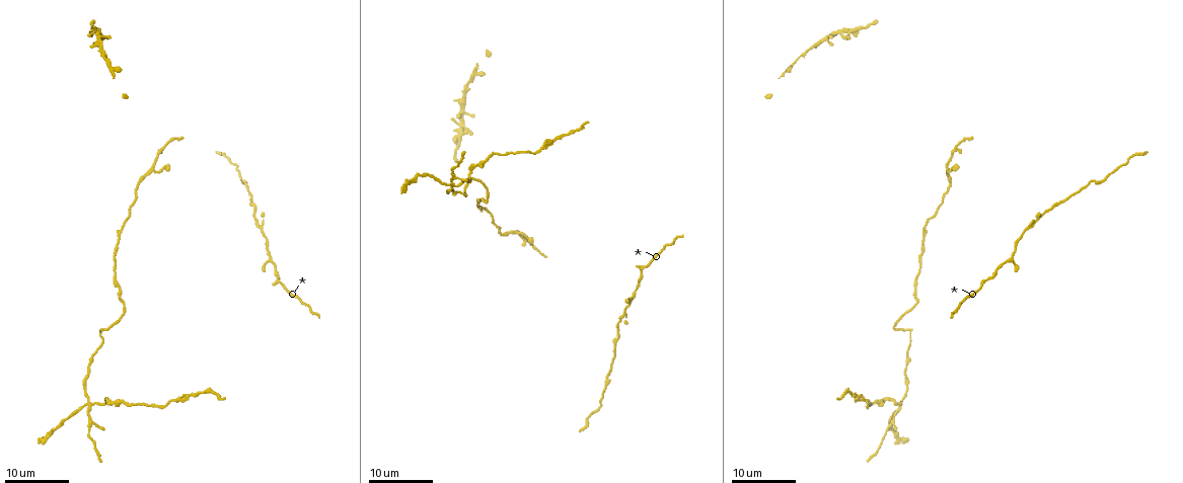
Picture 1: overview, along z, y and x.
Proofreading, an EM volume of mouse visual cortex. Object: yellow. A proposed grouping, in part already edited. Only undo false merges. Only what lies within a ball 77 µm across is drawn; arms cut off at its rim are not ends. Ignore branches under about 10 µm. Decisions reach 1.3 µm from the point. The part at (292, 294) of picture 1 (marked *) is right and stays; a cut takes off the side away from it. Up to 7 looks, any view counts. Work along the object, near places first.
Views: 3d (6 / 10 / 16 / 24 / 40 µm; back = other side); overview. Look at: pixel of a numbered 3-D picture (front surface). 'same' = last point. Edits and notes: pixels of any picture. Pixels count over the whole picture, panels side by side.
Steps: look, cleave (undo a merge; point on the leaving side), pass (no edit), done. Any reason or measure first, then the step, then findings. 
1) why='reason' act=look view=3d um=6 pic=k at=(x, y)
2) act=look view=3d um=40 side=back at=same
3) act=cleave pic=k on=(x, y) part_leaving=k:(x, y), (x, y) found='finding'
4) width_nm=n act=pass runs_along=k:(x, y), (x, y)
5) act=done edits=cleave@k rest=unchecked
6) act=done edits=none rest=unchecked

act=look view=3d um=16 pic=1 at=(987, 278)

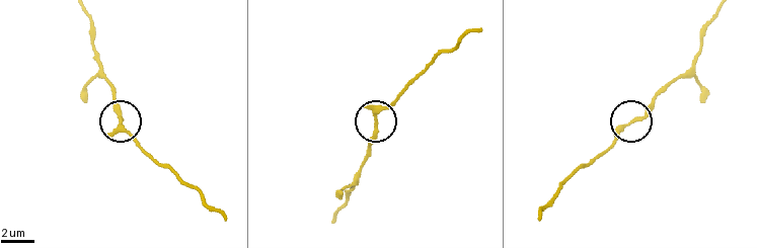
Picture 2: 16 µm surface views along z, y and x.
act=look view=3d um=10 pic=2 at=(631, 121)

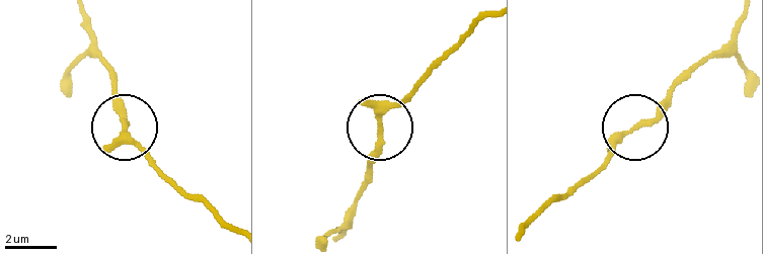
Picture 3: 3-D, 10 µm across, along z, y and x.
arms=3 act=pass found='continuous, no second neuron'

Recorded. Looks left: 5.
why='calibre changes' act=look view=3d um=16 pic=1 at=(257, 219)

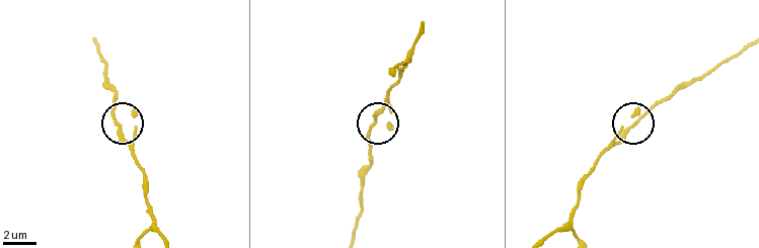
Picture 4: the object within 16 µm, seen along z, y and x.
act=look view=3d um=6 pic=4 at=(375, 122)

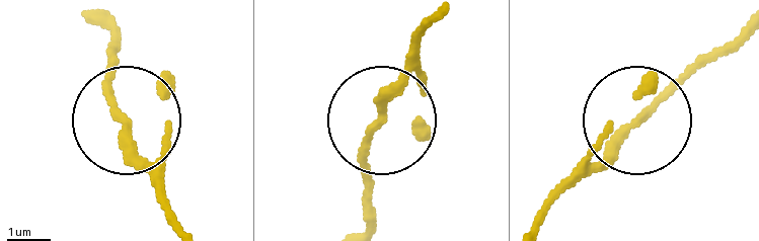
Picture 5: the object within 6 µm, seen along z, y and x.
act=pass runs_along=5:(537, 221), (708, 51) found='continuous, no second neuron'

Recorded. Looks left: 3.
why='thick turns thin' act=look view=3d um=16 pic=1 at=(471, 170)

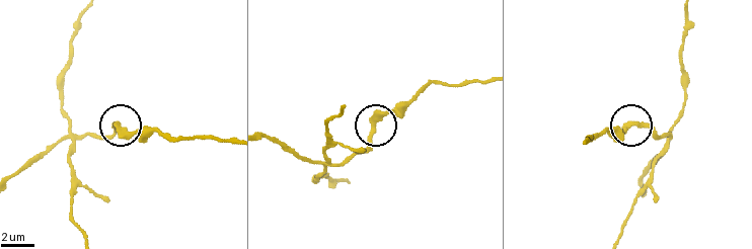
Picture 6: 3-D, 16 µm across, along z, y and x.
act=look view=3d um=10 pic=6 at=(627, 125)

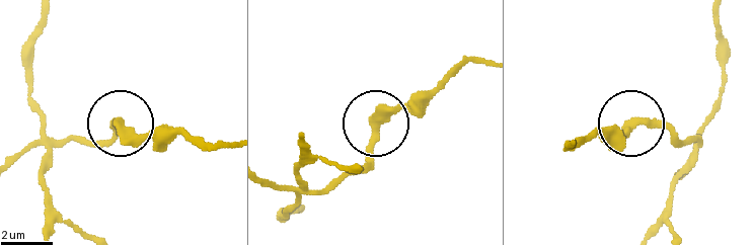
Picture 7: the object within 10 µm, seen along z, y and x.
act=pass runs_along=7:(302, 211), (289, 217), (367, 164), (380, 124), (444, 86) found='continuous, no second neuron'

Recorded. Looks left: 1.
act=done edits=none rest=unchecked

